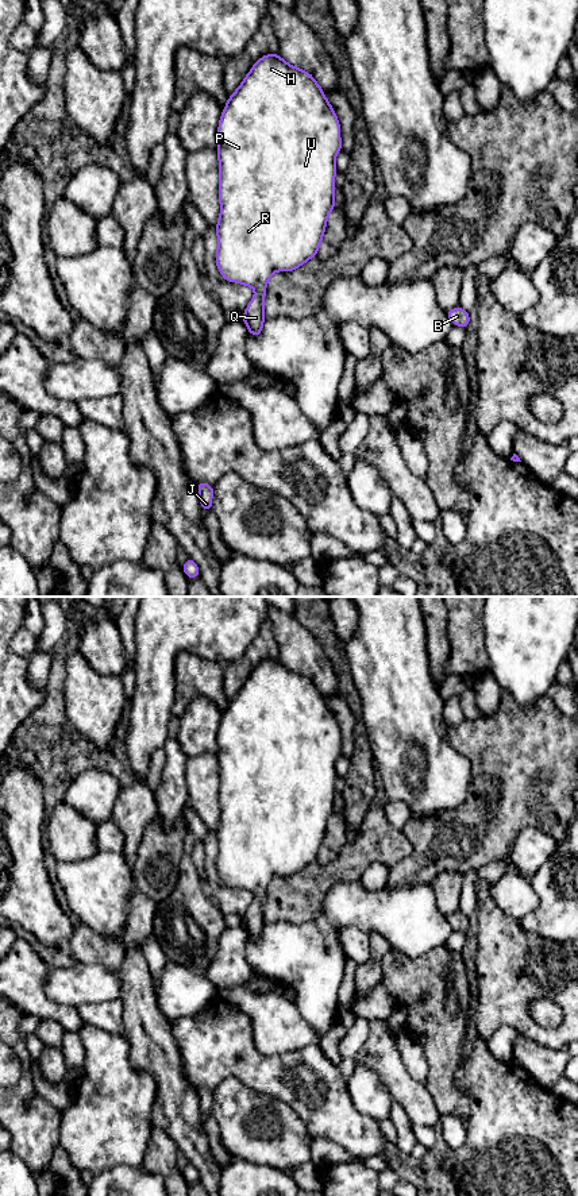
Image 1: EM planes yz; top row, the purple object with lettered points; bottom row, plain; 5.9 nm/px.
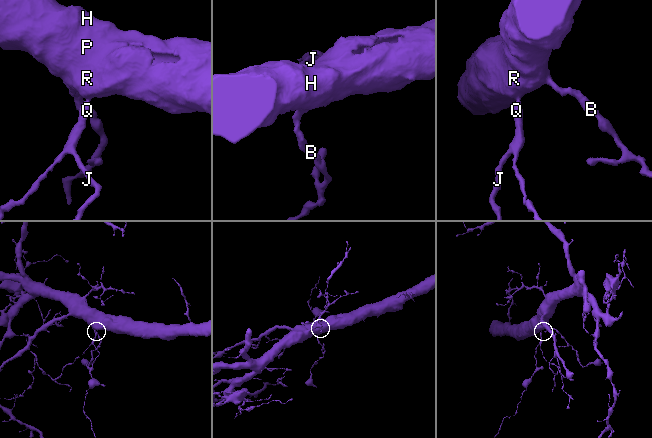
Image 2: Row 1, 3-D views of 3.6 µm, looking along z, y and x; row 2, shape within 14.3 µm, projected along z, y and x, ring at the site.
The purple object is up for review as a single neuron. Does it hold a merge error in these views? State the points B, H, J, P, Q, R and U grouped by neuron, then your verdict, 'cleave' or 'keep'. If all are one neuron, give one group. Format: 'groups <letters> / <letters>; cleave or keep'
groups B H J P Q R U; keep

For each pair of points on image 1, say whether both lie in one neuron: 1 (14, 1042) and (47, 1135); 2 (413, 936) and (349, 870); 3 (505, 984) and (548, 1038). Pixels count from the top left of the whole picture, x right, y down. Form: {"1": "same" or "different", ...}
{"1": "same", "2": "different", "3": "same"}

